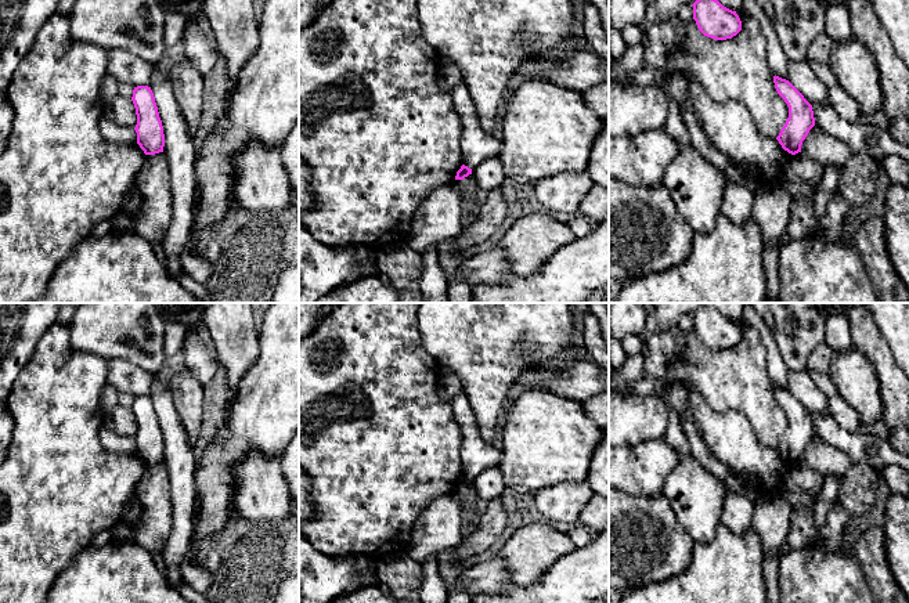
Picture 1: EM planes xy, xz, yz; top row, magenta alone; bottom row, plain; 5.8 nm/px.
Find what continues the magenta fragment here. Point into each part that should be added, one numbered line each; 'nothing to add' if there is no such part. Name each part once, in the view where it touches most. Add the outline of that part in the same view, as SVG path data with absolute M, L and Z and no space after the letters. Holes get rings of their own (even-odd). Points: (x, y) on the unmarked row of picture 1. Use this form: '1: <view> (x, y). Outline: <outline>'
nothing to add

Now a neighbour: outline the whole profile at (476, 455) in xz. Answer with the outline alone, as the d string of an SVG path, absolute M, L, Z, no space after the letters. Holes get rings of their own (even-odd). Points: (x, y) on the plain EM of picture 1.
M459 396L450 404L461 426L463 438L461 449L463 474L475 479L483 470L497 467L502 462L502 452L498 445L490 445L481 438L468 398Z

